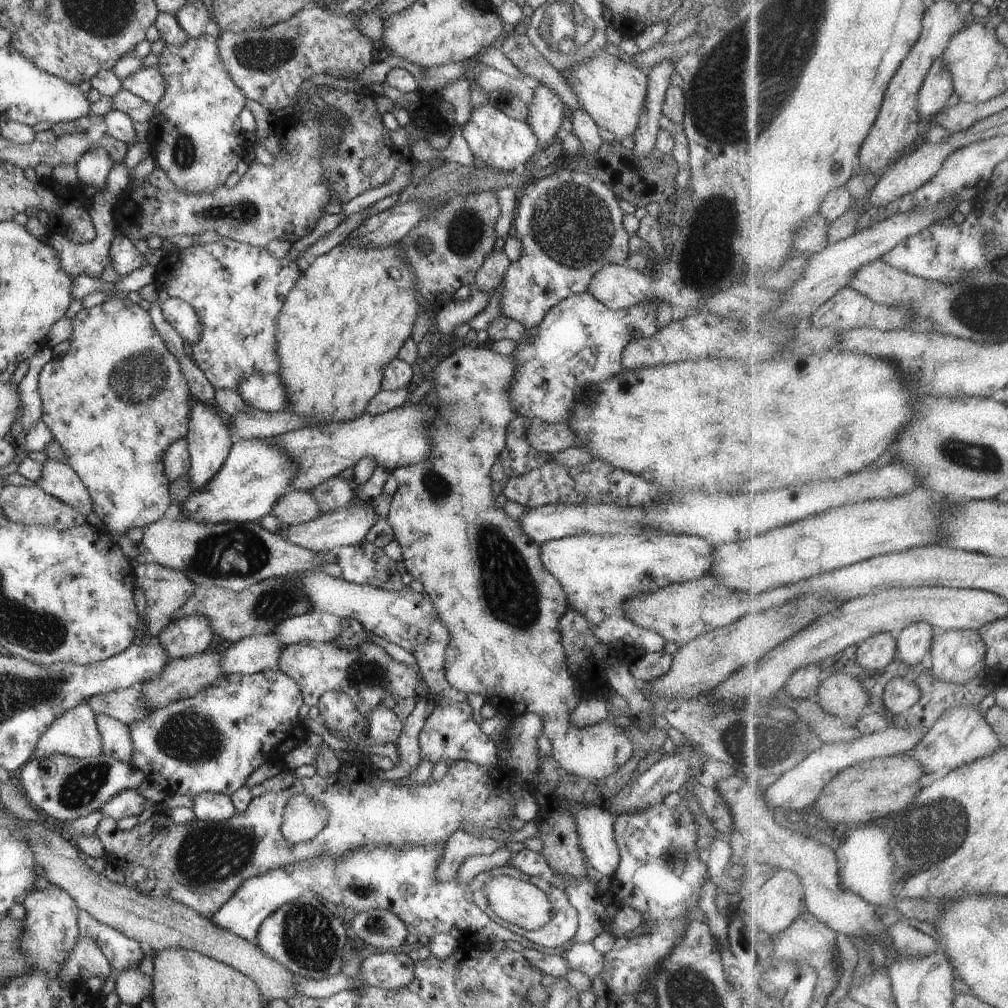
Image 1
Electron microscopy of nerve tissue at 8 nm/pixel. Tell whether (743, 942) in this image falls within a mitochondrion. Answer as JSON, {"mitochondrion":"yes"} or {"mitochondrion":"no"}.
{"mitochondrion":"no"}

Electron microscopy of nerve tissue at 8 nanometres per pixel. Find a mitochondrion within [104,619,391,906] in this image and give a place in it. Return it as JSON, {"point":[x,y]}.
{"point":[208,855]}

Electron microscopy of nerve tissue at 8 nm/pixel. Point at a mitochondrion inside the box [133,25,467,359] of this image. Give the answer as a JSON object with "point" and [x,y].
{"point":[267,53]}

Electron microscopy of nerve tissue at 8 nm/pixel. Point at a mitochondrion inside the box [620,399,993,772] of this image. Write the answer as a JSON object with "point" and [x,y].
{"point":[749,743]}

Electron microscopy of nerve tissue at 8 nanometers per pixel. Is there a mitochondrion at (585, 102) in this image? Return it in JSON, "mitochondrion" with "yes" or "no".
{"mitochondrion":"no"}

